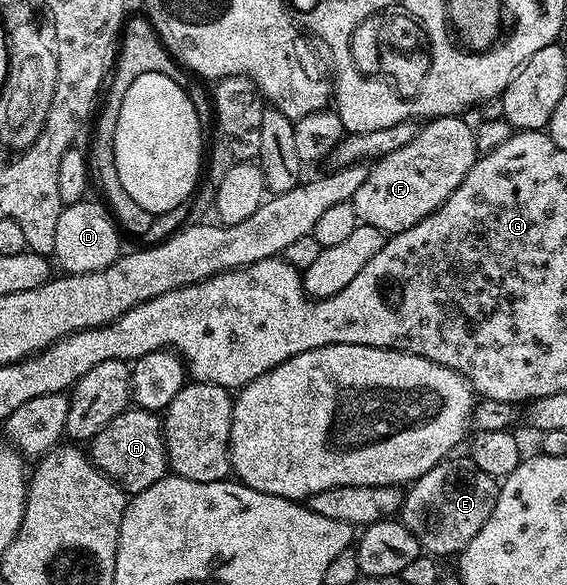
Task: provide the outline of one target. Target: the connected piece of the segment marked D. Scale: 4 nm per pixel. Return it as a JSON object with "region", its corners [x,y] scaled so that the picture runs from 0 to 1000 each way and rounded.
{"region":[[[152,337],[139,347],[109,352],[104,378],[97,390],[97,426],[92,441],[109,458],[109,465],[125,470],[168,467],[175,460],[189,460],[206,443],[213,441],[215,397],[203,379],[190,352],[183,345],[162,347],[162,338]]]}

